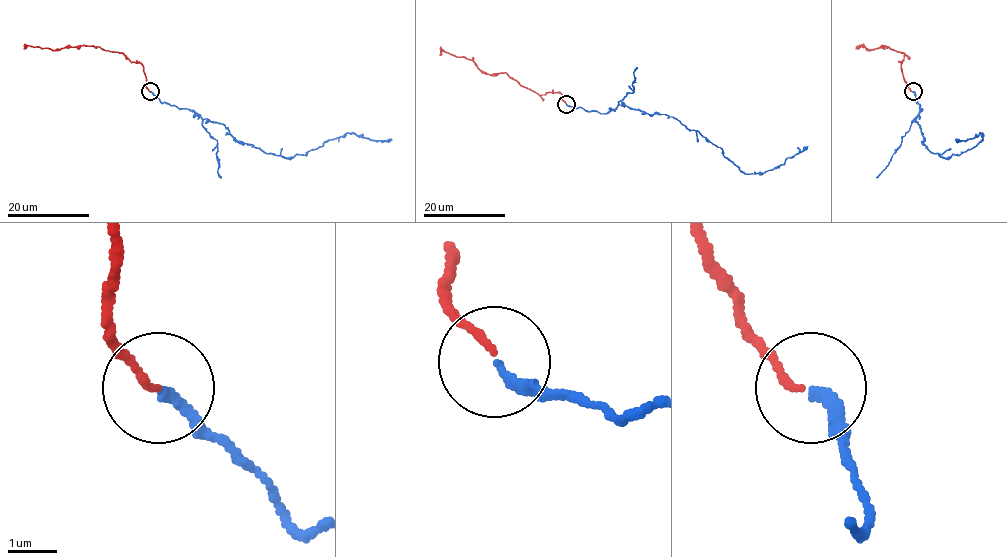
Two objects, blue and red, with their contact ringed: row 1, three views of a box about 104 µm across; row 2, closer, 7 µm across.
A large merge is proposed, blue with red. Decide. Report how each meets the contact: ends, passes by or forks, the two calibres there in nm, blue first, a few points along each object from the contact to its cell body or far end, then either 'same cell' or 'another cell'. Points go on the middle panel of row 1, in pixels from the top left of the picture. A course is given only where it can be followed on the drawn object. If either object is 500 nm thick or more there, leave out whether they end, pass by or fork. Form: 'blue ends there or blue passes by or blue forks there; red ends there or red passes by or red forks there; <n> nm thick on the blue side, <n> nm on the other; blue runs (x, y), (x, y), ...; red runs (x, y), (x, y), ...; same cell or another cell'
blue ends there; red ends there; 200 nm thick on the blue side, 140 nm on the other; blue runs (566, 104), (605, 113), (625, 105), (666, 114), (721, 149), (745, 173), (770, 170), (807, 146); red runs (566, 103), (559, 92), (537, 94), (505, 72), (485, 74), (472, 60), (443, 51), (439, 55); same cell

